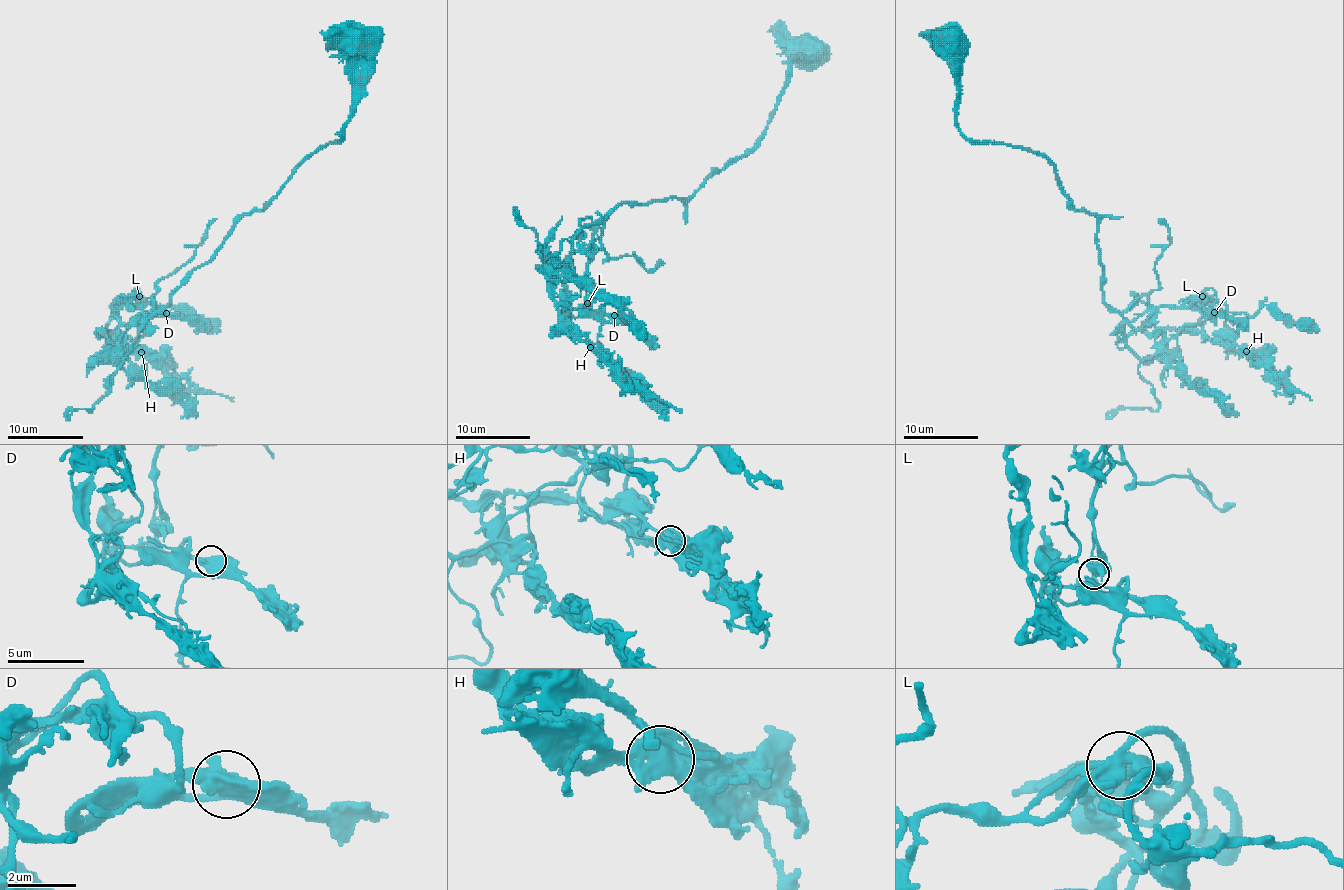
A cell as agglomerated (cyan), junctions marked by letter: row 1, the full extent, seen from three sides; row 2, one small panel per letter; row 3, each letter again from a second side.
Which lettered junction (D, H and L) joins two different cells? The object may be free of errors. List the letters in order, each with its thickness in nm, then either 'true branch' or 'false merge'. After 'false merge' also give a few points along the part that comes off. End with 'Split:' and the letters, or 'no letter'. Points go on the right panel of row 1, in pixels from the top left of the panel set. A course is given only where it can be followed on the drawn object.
D: calibre 440 nm; true branch
H: calibre 460 nm; true branch
L: calibre 460 nm; true branch
Split: no letter

